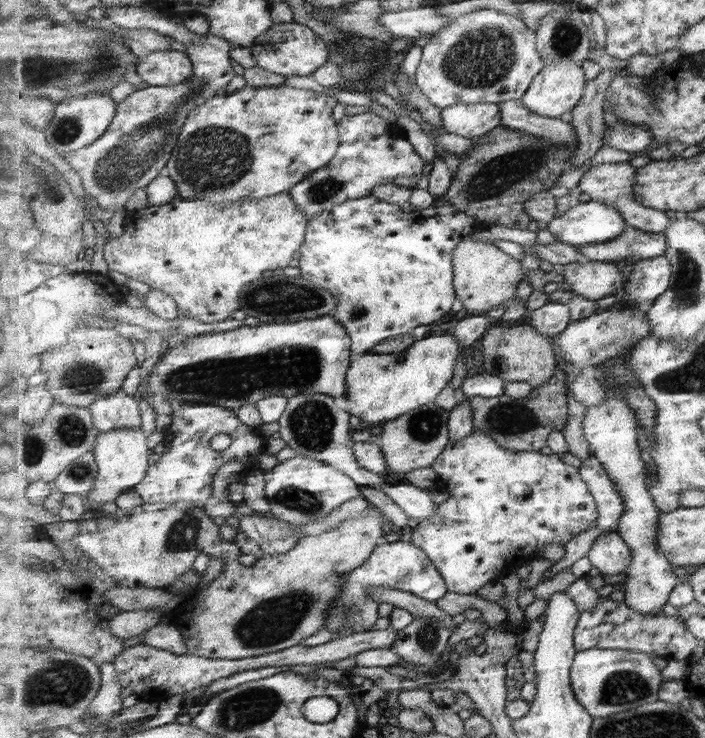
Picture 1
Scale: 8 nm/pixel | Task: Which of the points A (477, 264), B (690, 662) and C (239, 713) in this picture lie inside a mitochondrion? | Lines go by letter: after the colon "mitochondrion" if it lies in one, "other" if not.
A: other
B: other
C: mitochondrion

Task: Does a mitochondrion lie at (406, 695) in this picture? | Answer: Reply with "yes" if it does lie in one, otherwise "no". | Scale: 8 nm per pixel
no

